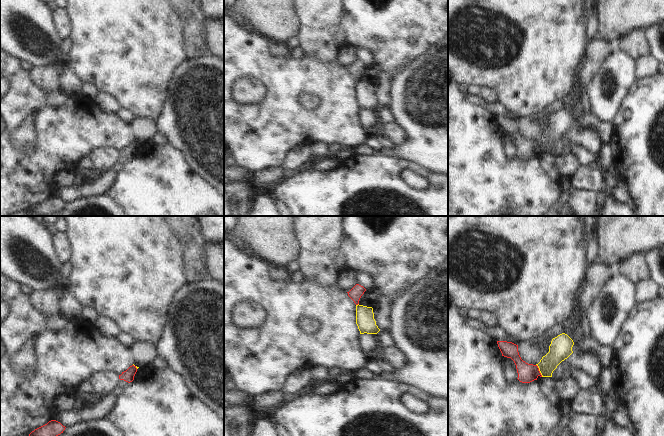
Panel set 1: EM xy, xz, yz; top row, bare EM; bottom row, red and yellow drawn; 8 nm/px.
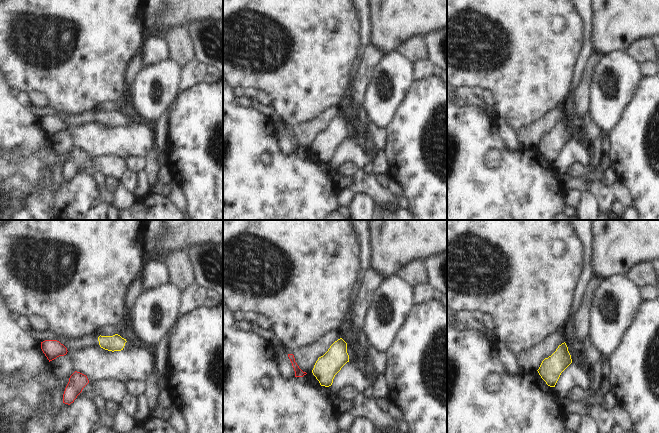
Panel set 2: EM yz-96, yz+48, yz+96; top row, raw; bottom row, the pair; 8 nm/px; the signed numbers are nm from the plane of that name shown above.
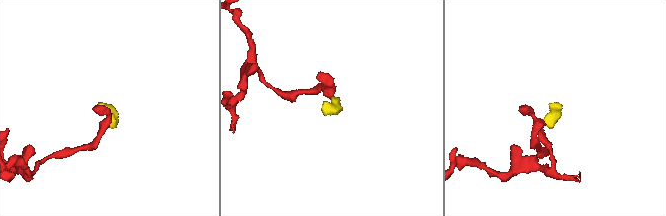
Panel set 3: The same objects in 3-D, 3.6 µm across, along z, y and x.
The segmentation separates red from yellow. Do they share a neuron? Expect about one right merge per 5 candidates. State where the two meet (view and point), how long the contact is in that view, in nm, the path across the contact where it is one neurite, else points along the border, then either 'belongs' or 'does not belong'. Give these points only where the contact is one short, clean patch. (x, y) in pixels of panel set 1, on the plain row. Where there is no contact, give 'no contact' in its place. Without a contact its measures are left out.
contact yz (538, 146); length 120 nm; border yz (536, 140), (542, 152); does not belong

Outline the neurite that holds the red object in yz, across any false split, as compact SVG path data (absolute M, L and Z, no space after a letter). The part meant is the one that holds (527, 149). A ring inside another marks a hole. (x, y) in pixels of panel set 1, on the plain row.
M497 117L498 123L502 129L502 132L511 134L517 145L518 156L522 159L530 159L540 152L542 153L537 141L528 140L523 137L518 128L518 121L507 118Z

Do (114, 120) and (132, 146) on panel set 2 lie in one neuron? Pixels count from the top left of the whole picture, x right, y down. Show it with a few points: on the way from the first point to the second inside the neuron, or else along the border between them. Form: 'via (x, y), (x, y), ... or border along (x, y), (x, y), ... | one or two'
border along (96, 122), (111, 127), (122, 126) | two

